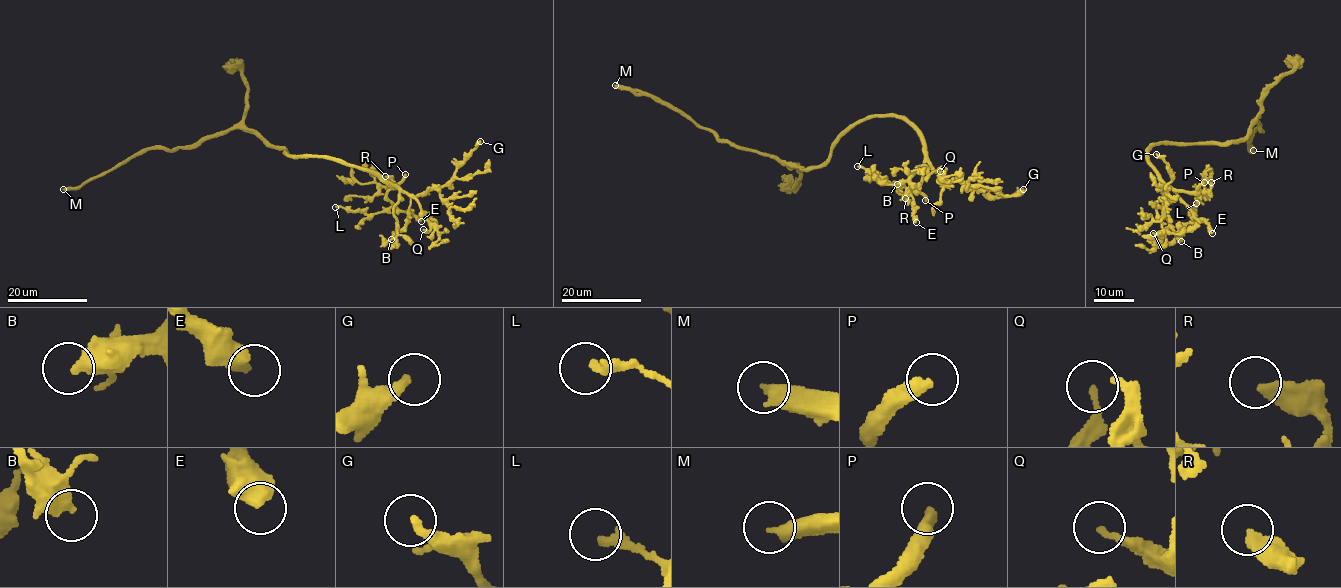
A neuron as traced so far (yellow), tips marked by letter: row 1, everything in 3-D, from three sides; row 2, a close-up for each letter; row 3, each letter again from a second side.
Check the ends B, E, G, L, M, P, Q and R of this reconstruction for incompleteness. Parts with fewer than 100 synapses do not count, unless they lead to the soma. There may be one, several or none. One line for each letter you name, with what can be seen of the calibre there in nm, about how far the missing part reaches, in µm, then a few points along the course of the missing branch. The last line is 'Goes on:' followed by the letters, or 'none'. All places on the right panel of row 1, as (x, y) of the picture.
M: 440 nm thick; about 45 µm are missing
P: 360 nm thick; about 30 µm are missing; missing branch runs (1204, 182), (1205, 171), (1198, 164), (1196, 153), (1186, 154), (1183, 150), (1170, 153)
Goes on: M, P

